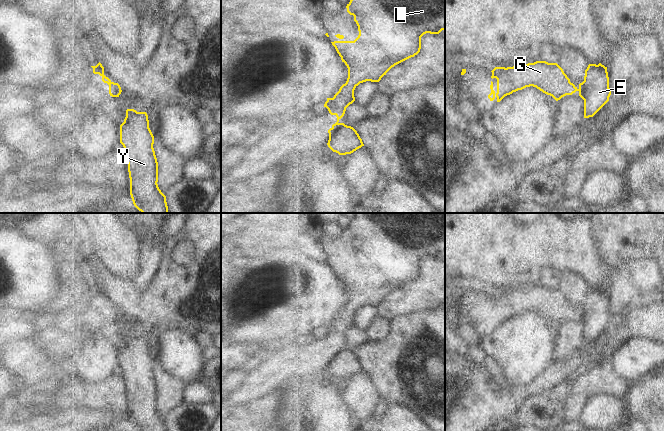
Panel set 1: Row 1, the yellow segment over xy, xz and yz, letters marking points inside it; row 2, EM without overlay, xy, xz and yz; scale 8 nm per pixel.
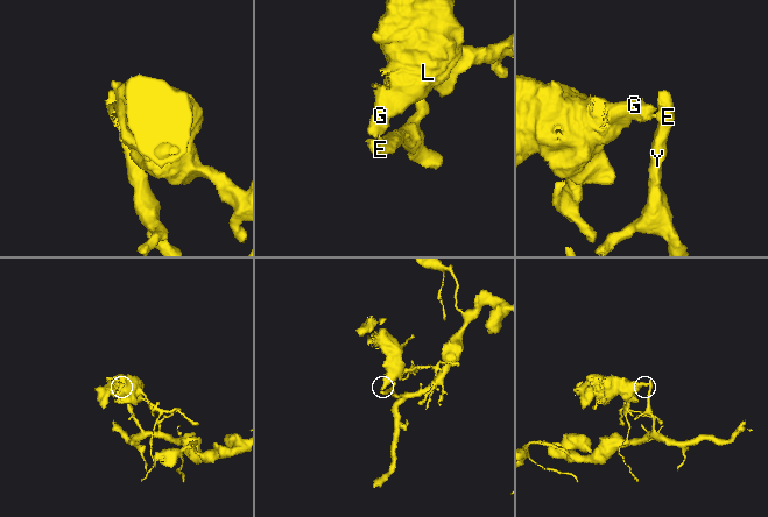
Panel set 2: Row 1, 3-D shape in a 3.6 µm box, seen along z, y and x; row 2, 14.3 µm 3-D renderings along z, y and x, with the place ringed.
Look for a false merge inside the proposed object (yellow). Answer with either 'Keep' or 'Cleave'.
Cleave

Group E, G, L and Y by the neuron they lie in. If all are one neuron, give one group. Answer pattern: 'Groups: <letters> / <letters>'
Groups: E Y / G L

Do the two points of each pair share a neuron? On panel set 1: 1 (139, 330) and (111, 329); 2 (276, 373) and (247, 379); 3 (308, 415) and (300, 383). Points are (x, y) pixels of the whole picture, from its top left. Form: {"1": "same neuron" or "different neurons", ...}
{"1": "same neuron", "2": "same neuron", "3": "same neuron"}

